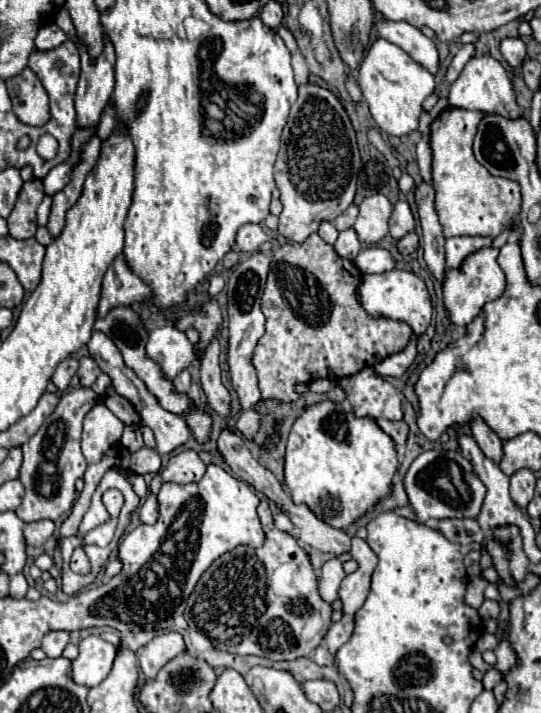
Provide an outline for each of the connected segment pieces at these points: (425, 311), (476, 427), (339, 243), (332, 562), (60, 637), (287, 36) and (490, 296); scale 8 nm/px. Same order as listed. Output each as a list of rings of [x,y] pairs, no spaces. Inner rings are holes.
[[[394,269],[380,275],[362,275],[358,297],[360,297],[360,305],[364,305],[364,311],[370,317],[388,317],[388,319],[404,321],[412,327],[412,333],[416,337],[420,337],[430,325],[430,317],[432,317],[430,295],[424,281],[416,277],[412,271]]]
[[[480,417],[472,419],[472,421],[468,423],[468,427],[470,427],[472,437],[478,441],[480,449],[484,451],[484,455],[498,463],[498,461],[502,459],[502,439],[500,439],[500,437],[486,425],[486,421],[480,419]]]
[[[346,229],[338,235],[338,239],[334,241],[334,251],[338,253],[338,257],[342,259],[348,259],[348,261],[354,261],[356,255],[360,253],[362,249],[362,243],[358,241],[358,235],[354,229]]]
[[[332,557],[322,565],[318,589],[320,589],[320,597],[324,597],[326,603],[334,603],[338,599],[338,587],[344,577],[346,573],[342,571],[342,561],[338,557]]]
[[[52,631],[52,633],[46,633],[44,635],[44,641],[42,641],[42,651],[48,655],[48,657],[60,657],[66,643],[70,639],[70,633],[68,631]]]
[[[282,25],[276,30],[276,32],[278,33],[278,35],[280,35],[280,37],[282,37],[286,47],[289,49],[289,51],[294,54],[296,52],[299,51],[297,43],[295,41],[295,38],[293,36],[293,34],[286,29],[285,27],[283,27]]]
[[[486,247],[486,249],[472,253],[470,257],[466,257],[466,261],[462,263],[460,269],[448,269],[446,271],[444,303],[446,303],[448,315],[450,315],[454,325],[466,327],[482,311],[482,307],[488,301],[494,301],[504,293],[506,279],[504,279],[504,271],[496,263],[496,257],[498,257],[498,249]]]

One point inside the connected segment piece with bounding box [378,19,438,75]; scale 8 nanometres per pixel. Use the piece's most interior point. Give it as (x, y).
(423, 50)

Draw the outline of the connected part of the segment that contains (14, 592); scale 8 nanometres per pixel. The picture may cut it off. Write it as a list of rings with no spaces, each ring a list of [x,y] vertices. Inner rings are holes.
[[[22,573],[10,577],[10,595],[12,597],[16,597],[16,599],[26,597],[26,589],[28,589],[28,583],[26,583],[26,577]]]

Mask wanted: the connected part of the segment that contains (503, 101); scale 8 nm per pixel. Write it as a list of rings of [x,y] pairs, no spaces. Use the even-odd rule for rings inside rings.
[[[490,55],[472,57],[466,63],[466,67],[458,75],[458,79],[450,85],[448,103],[452,107],[460,107],[460,109],[478,109],[478,111],[486,111],[486,113],[498,113],[498,115],[504,115],[508,119],[516,119],[520,115],[520,107],[516,105],[516,97],[514,97],[510,75]]]

